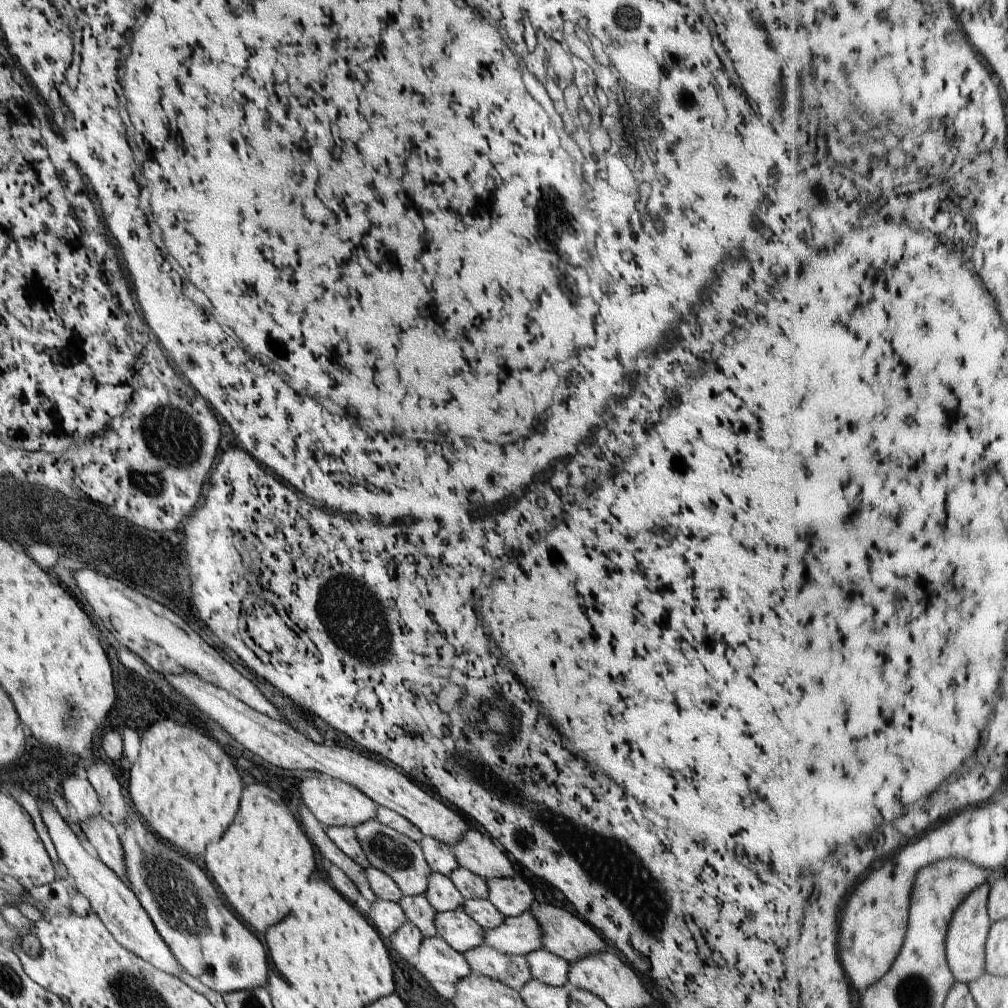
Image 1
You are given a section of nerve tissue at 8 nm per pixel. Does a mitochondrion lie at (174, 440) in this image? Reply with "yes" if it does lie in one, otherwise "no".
yes

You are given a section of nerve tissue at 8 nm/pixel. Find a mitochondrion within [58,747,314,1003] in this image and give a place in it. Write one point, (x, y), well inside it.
(178, 900)

